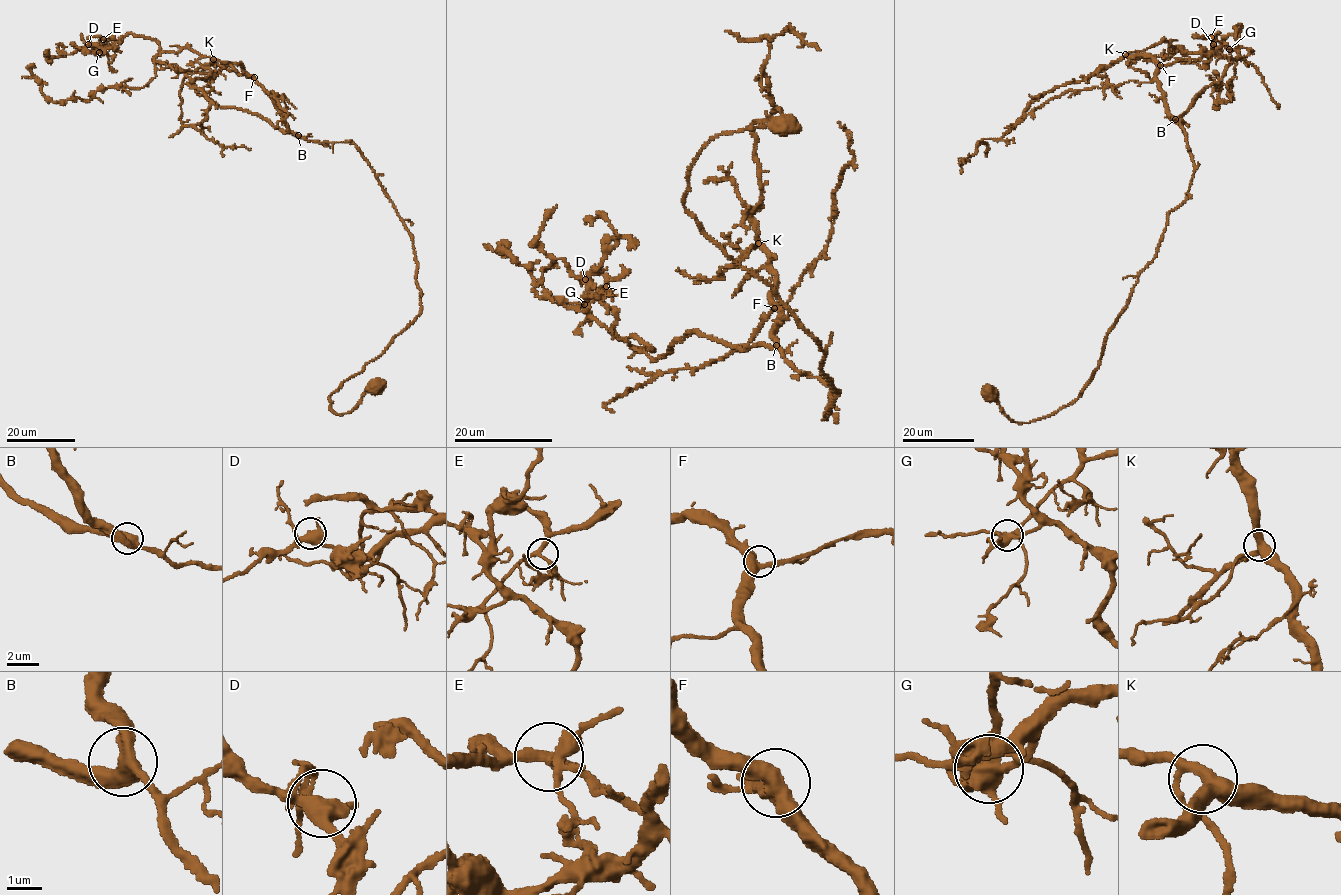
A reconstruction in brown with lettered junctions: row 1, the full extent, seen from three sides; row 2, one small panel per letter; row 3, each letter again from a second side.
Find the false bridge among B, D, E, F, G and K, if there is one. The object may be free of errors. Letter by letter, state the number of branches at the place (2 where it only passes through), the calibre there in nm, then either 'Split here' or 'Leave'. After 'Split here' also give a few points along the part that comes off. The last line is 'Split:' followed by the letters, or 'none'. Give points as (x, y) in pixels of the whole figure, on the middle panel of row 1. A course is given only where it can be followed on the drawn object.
B: Branches: 3. Thickness 440 nm. Leave
D: Branches: 4. Thickness 400 nm. Leave
E: Branches: 4. Thickness 280 nm. Leave
F: Branches: 3. Thickness 440 nm. Leave
G: Branches: 6. Thickness 440 nm. Split here. Course of the part to remove: (584, 304), (605, 286), (611, 294), (601, 290), (600, 286)
K: Branches: 3. Thickness 400 nm. Leave
Split: G

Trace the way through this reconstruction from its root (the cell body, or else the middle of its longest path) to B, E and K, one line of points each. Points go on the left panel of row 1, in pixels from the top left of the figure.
B: (375, 388), (348, 413), (330, 407), (331, 395), (420, 312), (413, 239), (359, 148), (298, 135)
E: (375, 388), (330, 407), (421, 292), (359, 148), (213, 104), (156, 68), (155, 40), (103, 39)
K: (375, 388), (348, 413), (330, 407), (420, 312), (412, 237), (359, 148), (300, 137), (242, 66), (213, 59)

